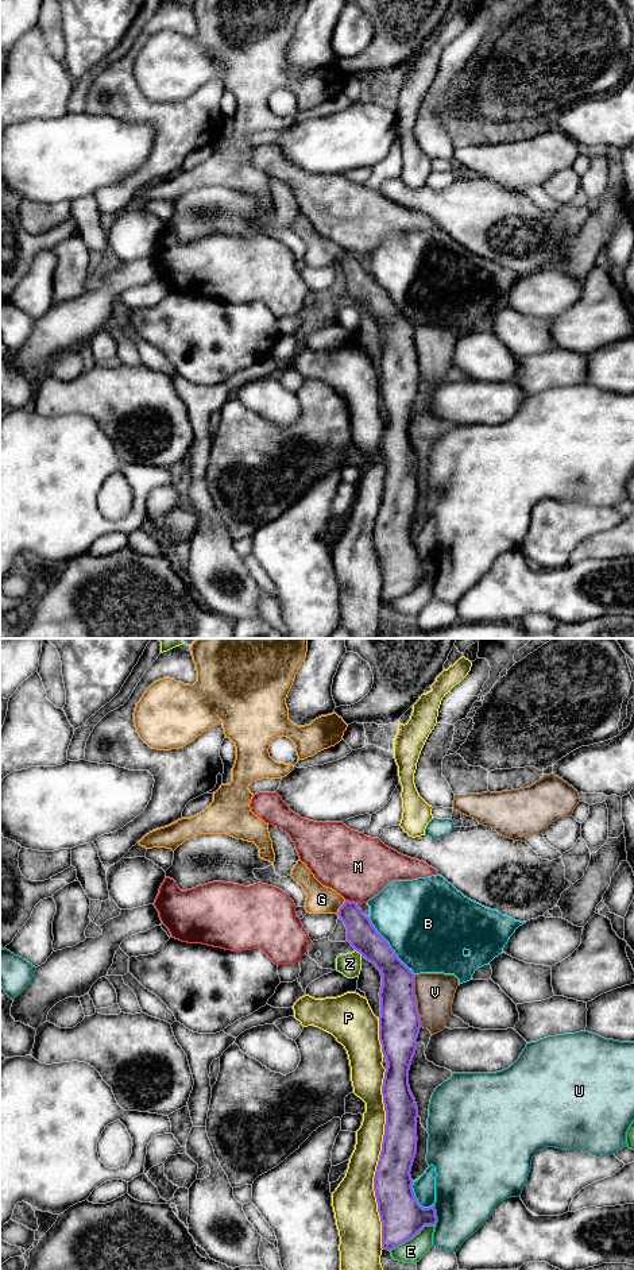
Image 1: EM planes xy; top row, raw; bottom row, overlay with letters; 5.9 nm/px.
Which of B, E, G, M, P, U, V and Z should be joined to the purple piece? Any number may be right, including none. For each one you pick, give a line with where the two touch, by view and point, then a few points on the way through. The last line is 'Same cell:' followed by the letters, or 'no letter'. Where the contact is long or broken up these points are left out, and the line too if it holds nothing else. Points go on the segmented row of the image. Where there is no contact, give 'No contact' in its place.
G: Touches purple at xy (340, 907). Path across: xy (363, 937), (359, 926), (340, 907), (321, 899)
Same cell: G

